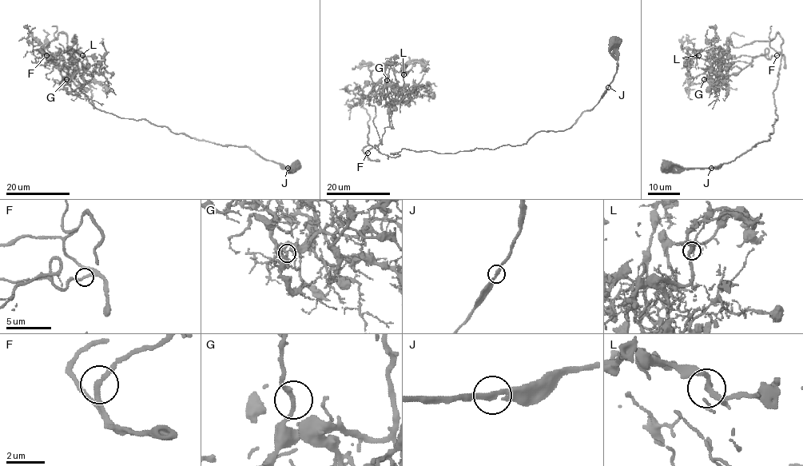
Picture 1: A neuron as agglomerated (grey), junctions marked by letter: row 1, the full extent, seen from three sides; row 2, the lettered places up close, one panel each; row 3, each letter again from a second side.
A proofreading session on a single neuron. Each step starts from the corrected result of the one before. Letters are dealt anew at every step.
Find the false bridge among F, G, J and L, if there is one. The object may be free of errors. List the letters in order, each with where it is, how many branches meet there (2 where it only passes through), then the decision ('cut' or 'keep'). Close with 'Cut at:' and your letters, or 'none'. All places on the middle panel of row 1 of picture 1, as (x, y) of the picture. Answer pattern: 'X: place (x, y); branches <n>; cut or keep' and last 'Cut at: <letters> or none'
F: place (367, 153); branches 2; keep
G: place (387, 80); branches 2; keep
J: place (608, 87); branches 2; keep
L: place (403, 74); branches 2; keep
Cut at: none

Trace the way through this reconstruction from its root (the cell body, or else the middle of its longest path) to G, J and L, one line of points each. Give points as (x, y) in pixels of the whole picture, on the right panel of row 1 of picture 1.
G: (666, 167), (718, 167), (770, 139), (782, 38), (729, 45), (711, 67), (716, 76), (704, 79)
J: (666, 167), (670, 165), (685, 169), (711, 168)
L: (666, 167), (729, 163), (769, 140), (777, 118), (777, 33), (770, 59), (698, 55)

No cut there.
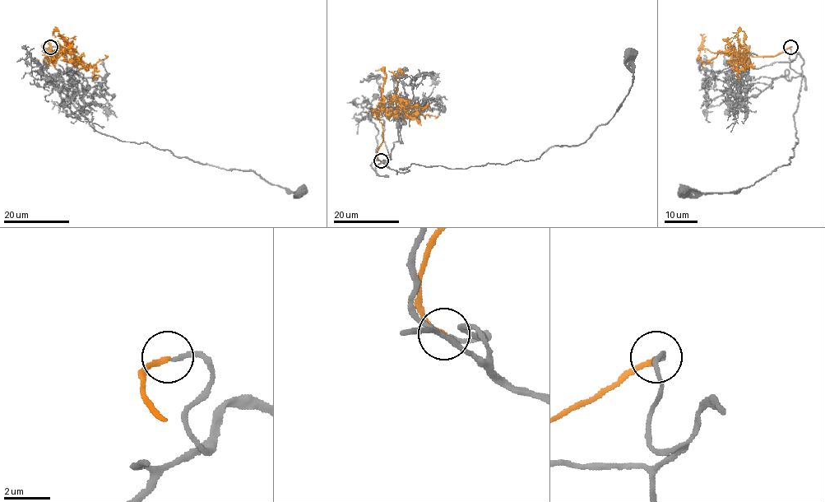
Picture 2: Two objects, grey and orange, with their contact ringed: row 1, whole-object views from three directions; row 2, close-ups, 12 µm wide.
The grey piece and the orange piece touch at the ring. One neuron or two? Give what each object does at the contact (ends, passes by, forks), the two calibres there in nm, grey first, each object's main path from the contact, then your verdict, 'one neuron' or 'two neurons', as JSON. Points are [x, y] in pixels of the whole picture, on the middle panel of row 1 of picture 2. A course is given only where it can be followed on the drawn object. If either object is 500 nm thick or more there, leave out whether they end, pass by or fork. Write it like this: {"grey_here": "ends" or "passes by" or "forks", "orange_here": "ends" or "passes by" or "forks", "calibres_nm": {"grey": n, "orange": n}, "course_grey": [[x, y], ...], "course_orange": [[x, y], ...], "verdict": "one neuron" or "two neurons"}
{"grey_here": "ends", "orange_here": "ends", "calibres_nm": {"grey": 170, "orange": 190}, "course_grey": [[381, 160], [396, 174], [411, 164], [465, 169], [577, 146], [619, 107], [632, 85], [630, 53]], "course_orange": [[380, 160], [382, 124], [372, 111], [397, 108], [407, 113], [396, 99], [399, 72], [388, 71]], "verdict": "one neuron"}

